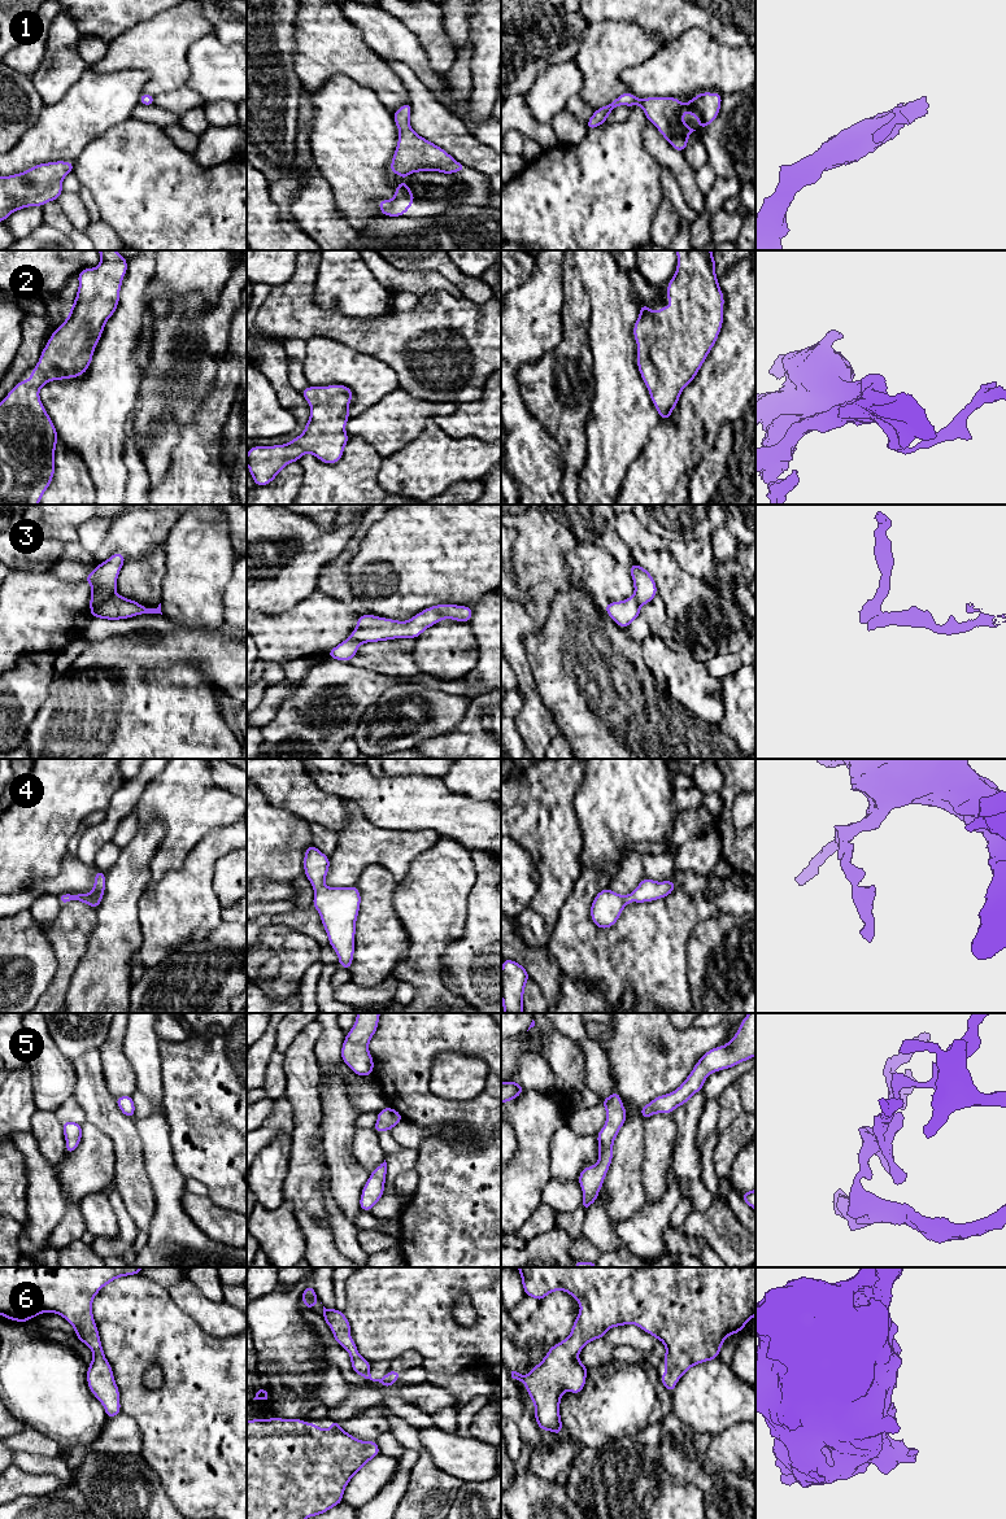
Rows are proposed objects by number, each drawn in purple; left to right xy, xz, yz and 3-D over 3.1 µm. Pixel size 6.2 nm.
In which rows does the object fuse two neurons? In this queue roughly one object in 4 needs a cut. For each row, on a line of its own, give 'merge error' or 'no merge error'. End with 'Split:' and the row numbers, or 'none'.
1: no merge error
2: no merge error
3: merge error
4: no merge error
5: no merge error
6: no merge error
Split: 3

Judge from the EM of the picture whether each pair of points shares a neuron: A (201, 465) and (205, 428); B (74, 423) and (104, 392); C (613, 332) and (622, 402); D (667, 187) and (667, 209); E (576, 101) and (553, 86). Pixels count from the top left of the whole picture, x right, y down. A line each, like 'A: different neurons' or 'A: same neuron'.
A: same neuron
B: same neuron
C: same neuron
D: different neurons
E: different neurons

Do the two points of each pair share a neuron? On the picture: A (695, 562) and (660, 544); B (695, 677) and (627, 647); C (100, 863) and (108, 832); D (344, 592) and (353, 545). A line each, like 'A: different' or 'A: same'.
A: same
B: different
C: different
D: same

